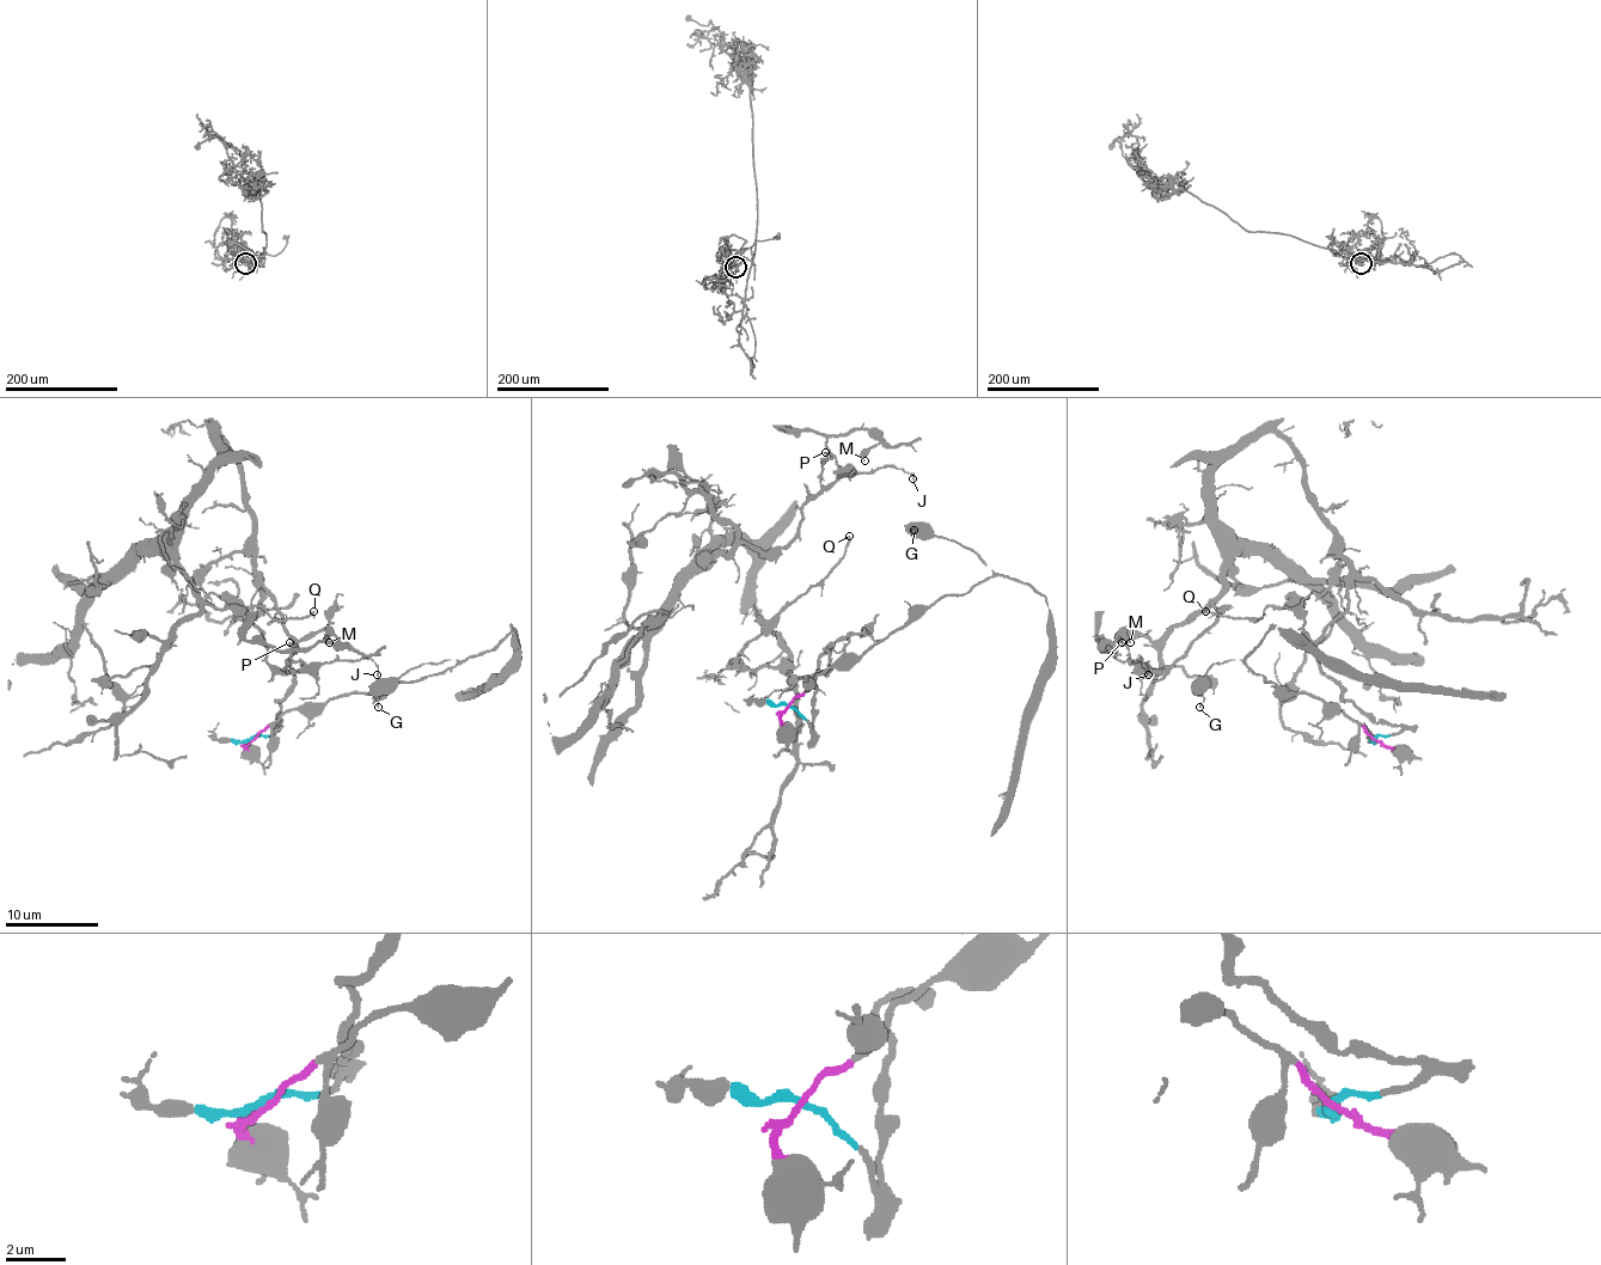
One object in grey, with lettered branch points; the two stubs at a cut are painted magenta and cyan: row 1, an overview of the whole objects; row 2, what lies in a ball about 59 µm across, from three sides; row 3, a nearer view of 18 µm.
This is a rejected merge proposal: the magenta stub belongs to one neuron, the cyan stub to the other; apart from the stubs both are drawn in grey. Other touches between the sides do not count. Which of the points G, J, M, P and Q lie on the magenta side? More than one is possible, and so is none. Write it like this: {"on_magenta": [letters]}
{"on_magenta": ["G"]}

